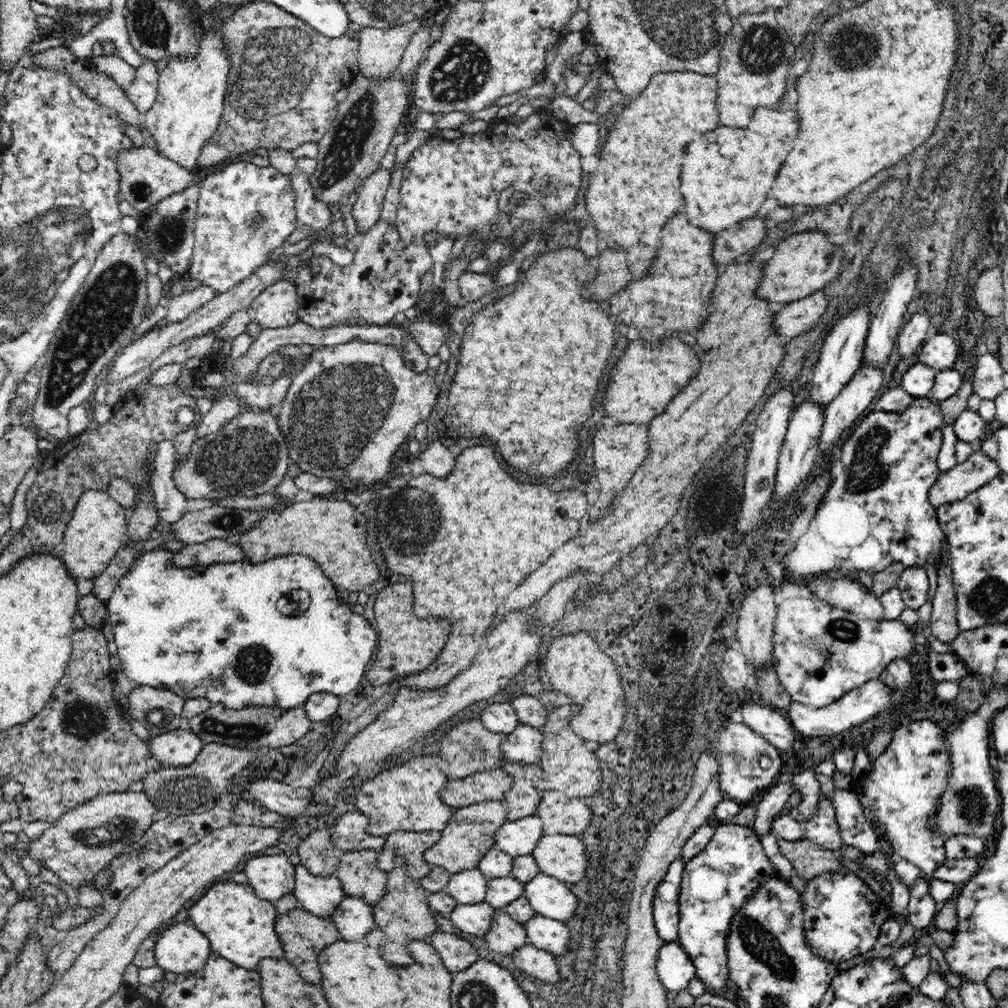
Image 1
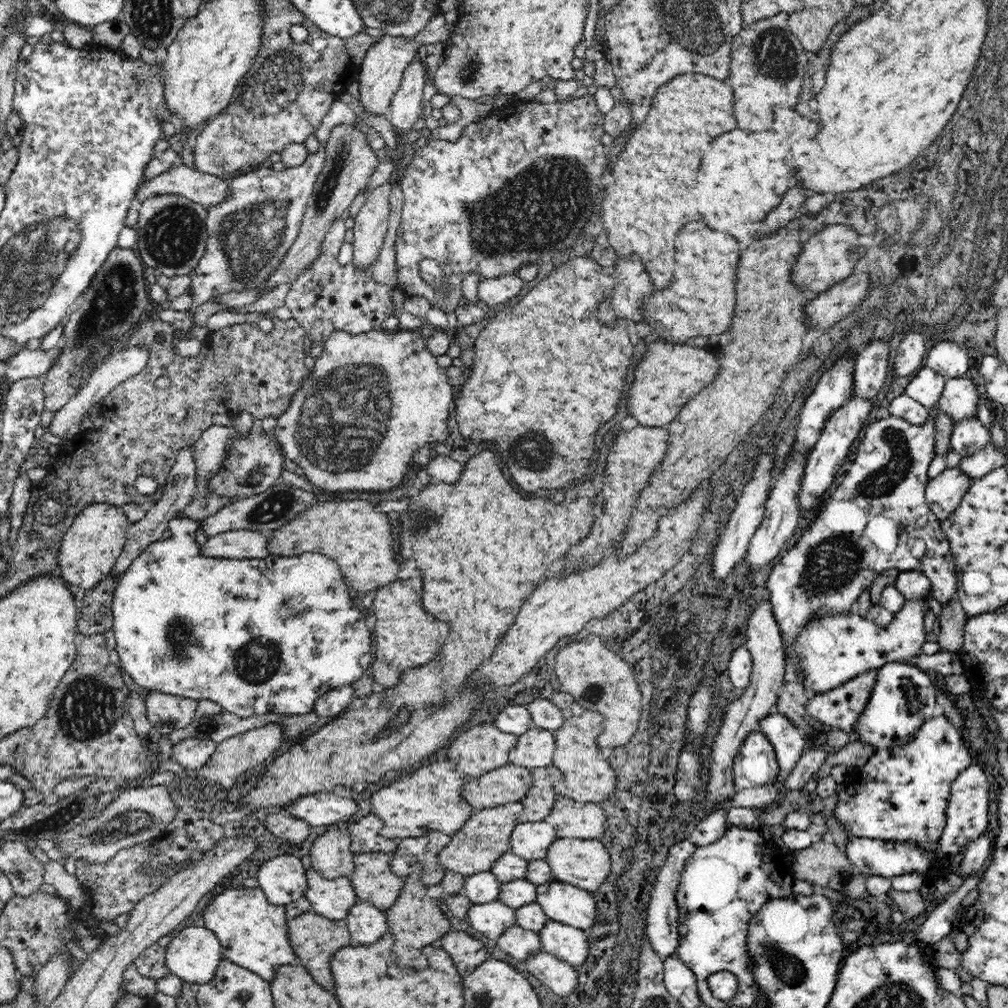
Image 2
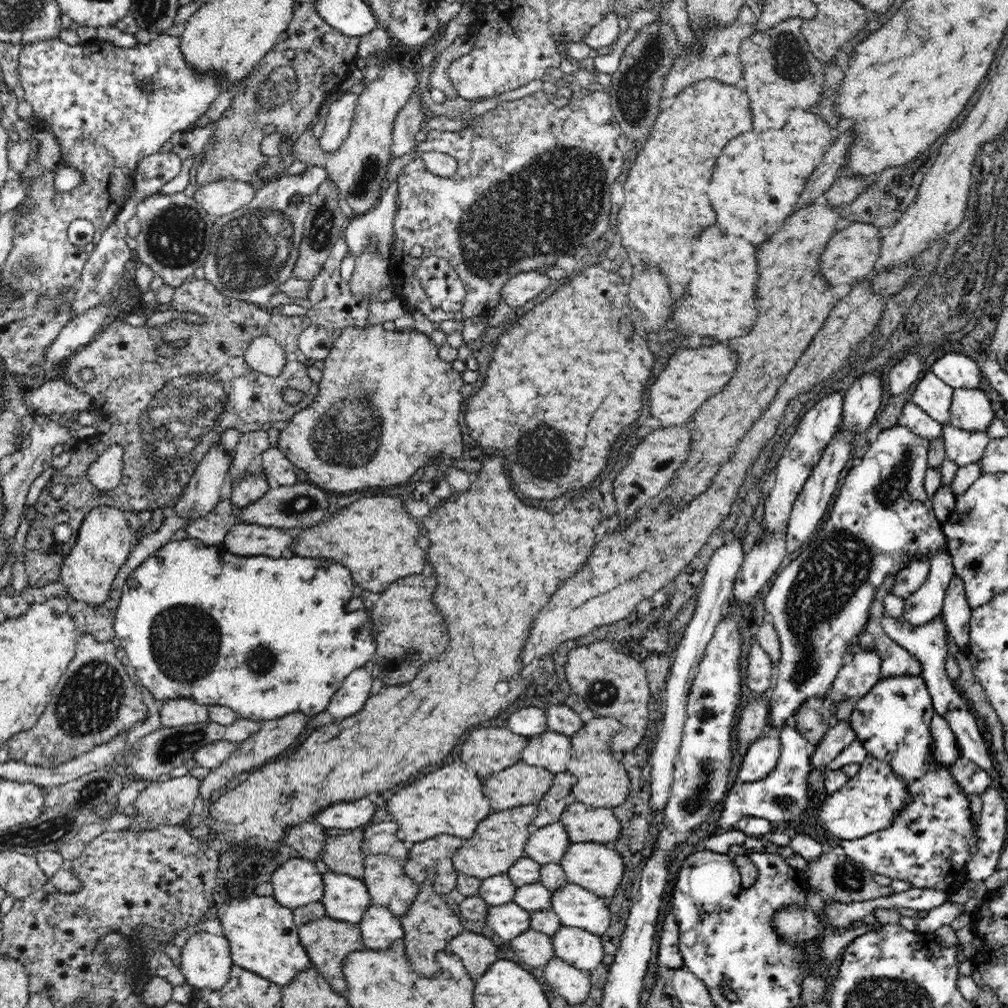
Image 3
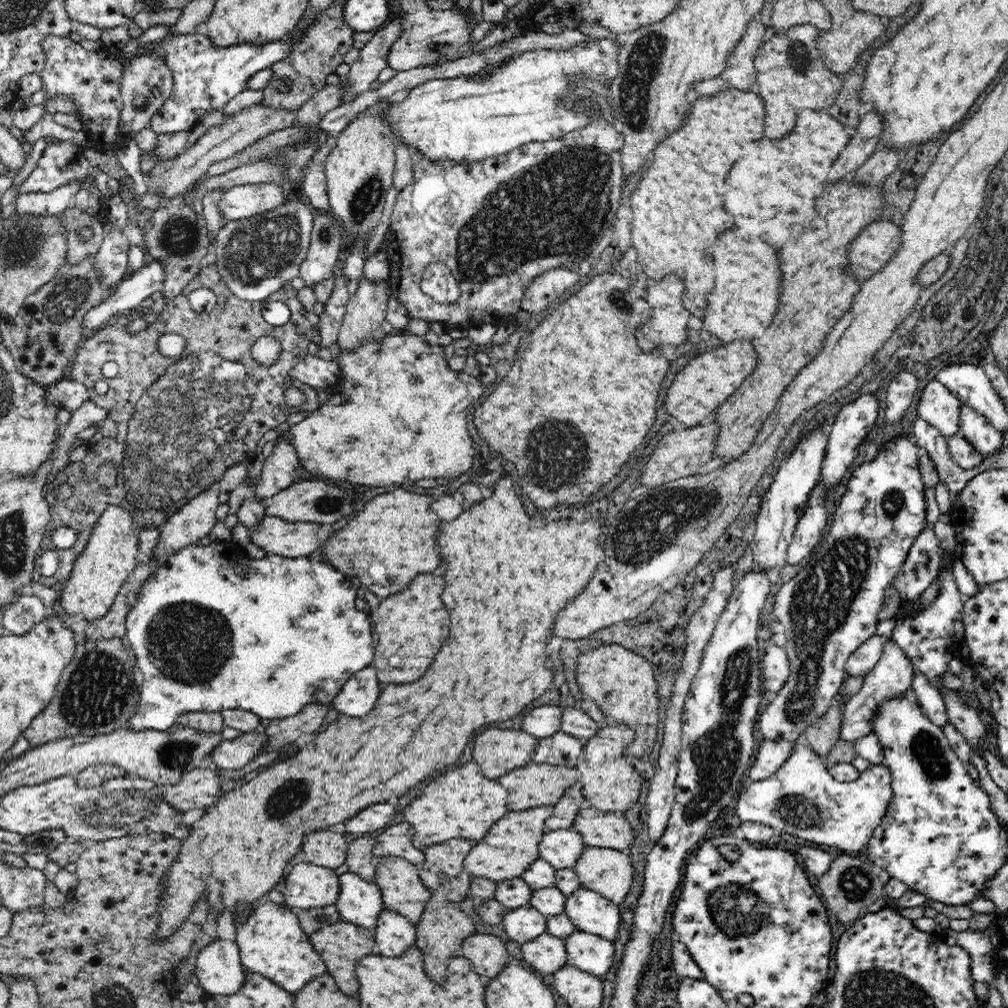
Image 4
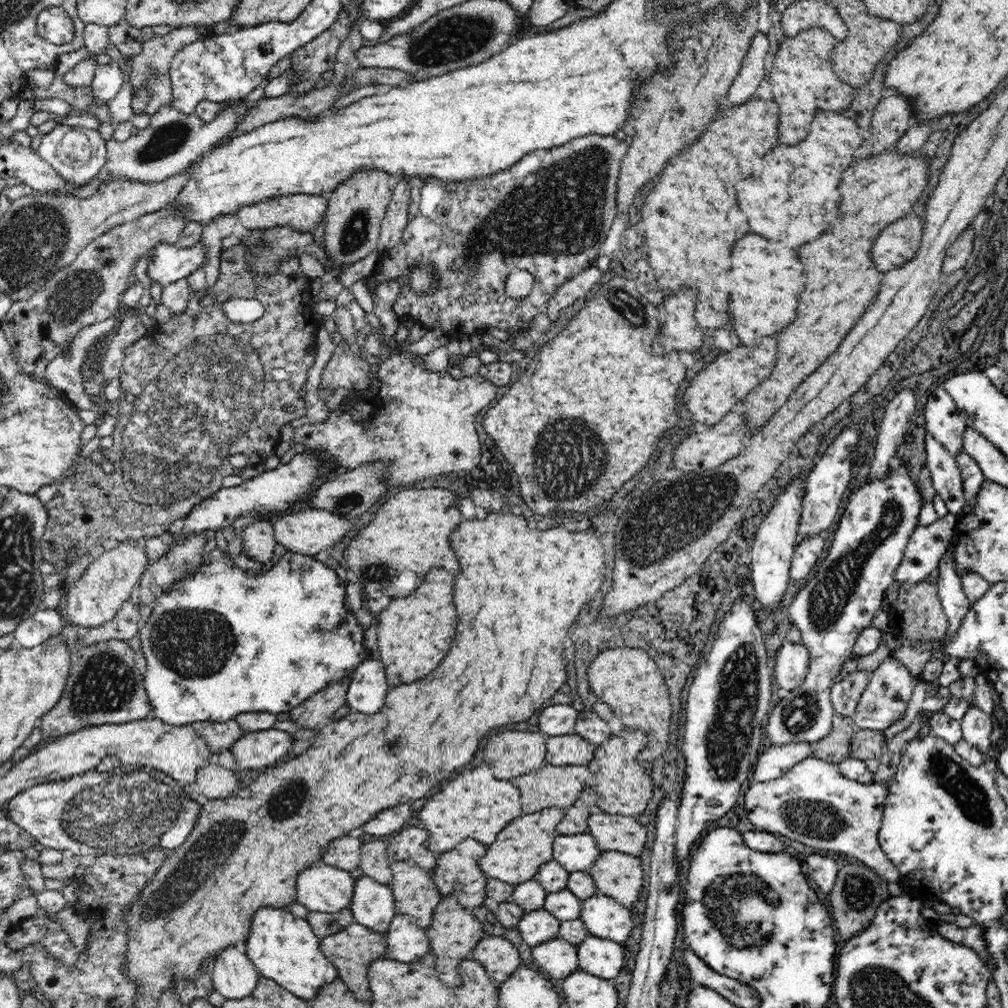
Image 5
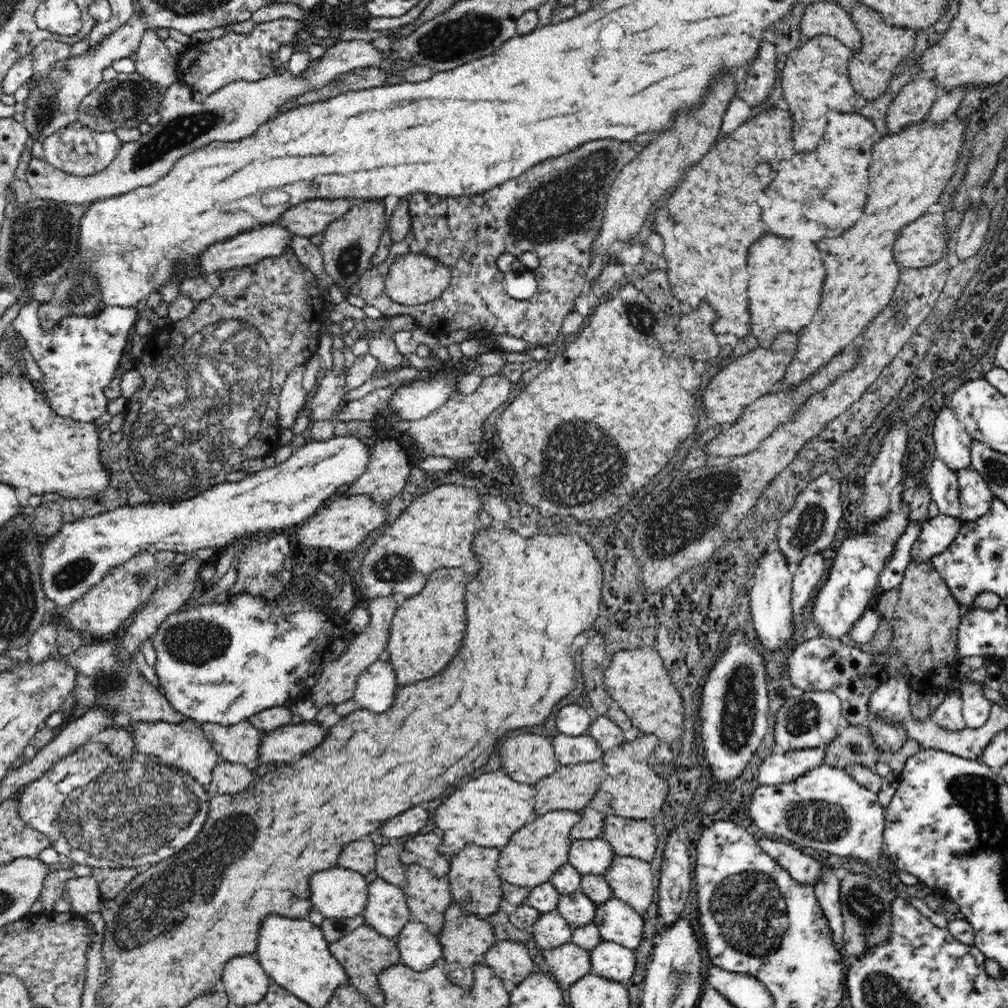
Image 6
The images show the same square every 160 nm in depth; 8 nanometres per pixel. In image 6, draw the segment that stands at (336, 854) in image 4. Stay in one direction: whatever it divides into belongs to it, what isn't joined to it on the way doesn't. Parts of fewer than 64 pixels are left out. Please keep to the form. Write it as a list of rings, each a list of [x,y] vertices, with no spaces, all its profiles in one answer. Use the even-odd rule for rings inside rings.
[[[369,839],[364,840],[364,842],[354,840],[350,846],[346,846],[342,850],[342,854],[339,855],[338,866],[355,870],[363,875],[374,872],[377,850],[377,846]]]

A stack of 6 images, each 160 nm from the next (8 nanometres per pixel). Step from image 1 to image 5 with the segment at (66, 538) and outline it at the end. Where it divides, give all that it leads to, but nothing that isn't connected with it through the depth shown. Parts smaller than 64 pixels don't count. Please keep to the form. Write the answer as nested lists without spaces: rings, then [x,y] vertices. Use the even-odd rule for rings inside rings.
[[[123,541],[109,551],[97,552],[78,581],[68,587],[65,607],[62,608],[66,620],[85,629],[102,626],[112,620],[122,608],[122,604],[132,596],[134,586],[140,582],[144,568],[149,563],[145,549],[125,544]]]

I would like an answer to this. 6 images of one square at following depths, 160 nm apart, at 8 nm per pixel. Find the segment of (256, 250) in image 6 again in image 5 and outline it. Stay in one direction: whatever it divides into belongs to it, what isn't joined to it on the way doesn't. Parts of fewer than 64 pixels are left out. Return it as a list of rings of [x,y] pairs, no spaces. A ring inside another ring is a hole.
[[[161,243],[153,253],[154,258],[147,269],[152,283],[164,288],[187,276],[196,268],[202,268],[207,260],[203,244],[191,248],[178,248],[176,245]]]

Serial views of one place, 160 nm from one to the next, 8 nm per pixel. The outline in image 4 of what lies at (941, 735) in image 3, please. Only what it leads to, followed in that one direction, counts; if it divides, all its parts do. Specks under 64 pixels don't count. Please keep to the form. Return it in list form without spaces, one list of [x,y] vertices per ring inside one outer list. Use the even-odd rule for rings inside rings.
[[[917,668],[911,682],[911,688],[916,693],[918,705],[922,707],[922,712],[926,714],[926,717],[941,728],[946,726],[949,719],[942,693],[926,681],[926,677]]]

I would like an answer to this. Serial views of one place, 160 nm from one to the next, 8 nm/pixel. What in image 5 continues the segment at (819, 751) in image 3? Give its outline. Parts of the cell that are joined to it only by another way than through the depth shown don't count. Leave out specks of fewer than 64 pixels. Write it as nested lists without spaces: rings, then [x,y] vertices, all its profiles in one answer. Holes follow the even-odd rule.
[[[890,654],[876,670],[871,672],[868,686],[864,688],[856,713],[852,716],[854,726],[860,727],[861,730],[884,732],[902,721],[905,718],[916,681],[917,679],[910,675],[908,669],[893,659]]]

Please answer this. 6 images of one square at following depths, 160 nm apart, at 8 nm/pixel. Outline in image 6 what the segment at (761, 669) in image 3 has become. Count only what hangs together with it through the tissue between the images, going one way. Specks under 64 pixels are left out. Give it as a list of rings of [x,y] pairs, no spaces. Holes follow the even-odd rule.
[[[821,635],[805,639],[788,657],[788,674],[795,687],[804,692],[826,690],[837,694],[841,701],[844,724],[861,725],[868,718],[874,718],[869,710],[870,696],[886,676],[885,667],[876,663],[874,657],[854,647],[846,640]]]

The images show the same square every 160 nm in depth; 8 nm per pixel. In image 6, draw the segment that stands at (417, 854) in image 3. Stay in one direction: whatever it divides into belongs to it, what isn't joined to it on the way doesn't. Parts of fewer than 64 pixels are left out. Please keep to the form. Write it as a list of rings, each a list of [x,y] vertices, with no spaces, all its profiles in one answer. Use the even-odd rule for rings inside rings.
[[[468,843],[459,854],[447,858],[450,870],[446,879],[450,883],[453,902],[461,905],[465,913],[472,913],[481,918],[494,914],[502,902],[502,882],[497,869],[501,850],[498,848],[480,848],[477,844]]]

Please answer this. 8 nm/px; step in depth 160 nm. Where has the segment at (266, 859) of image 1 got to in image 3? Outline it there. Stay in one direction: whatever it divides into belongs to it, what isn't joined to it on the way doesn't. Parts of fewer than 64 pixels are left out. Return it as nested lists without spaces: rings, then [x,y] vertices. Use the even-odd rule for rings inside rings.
[[[303,857],[286,860],[278,870],[274,870],[270,882],[274,898],[286,908],[306,906],[324,896],[322,874],[312,861]]]

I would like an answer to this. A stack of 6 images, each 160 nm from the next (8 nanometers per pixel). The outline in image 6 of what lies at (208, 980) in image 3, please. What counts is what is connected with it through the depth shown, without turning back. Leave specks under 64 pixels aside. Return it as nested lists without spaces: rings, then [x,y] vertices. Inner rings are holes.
[[[254,955],[252,958],[234,956],[228,964],[224,964],[219,988],[226,992],[230,1002],[240,1007],[262,1000],[271,982]]]

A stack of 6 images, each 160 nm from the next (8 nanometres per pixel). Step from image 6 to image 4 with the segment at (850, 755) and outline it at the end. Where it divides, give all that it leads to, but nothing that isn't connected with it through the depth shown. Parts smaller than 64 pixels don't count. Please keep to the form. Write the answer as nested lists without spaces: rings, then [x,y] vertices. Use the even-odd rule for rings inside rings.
[[[831,705],[829,710],[805,732],[811,749],[822,759],[834,748],[840,739],[843,712],[840,707]]]

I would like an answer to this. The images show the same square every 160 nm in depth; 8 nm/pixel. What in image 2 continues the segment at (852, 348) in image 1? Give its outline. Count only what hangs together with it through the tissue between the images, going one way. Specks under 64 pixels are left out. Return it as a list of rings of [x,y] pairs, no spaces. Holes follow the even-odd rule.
[[[852,357],[852,360],[850,358],[842,358],[842,360],[837,360],[837,362],[838,364],[836,366],[833,365],[823,374],[812,393],[804,400],[804,404],[802,404],[802,412],[800,412],[798,421],[796,422],[795,441],[791,445],[791,448],[795,452],[799,452],[802,456],[808,456],[810,454],[818,438],[820,438],[822,430],[826,428],[830,416],[853,396],[854,357]]]

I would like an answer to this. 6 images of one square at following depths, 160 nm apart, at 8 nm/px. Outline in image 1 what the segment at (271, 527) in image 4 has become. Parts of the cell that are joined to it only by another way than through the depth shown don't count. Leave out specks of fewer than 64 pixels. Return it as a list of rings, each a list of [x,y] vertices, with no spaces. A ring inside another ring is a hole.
[[[210,539],[200,544],[186,545],[175,552],[172,563],[178,567],[238,562],[244,559],[244,549],[227,539]]]

